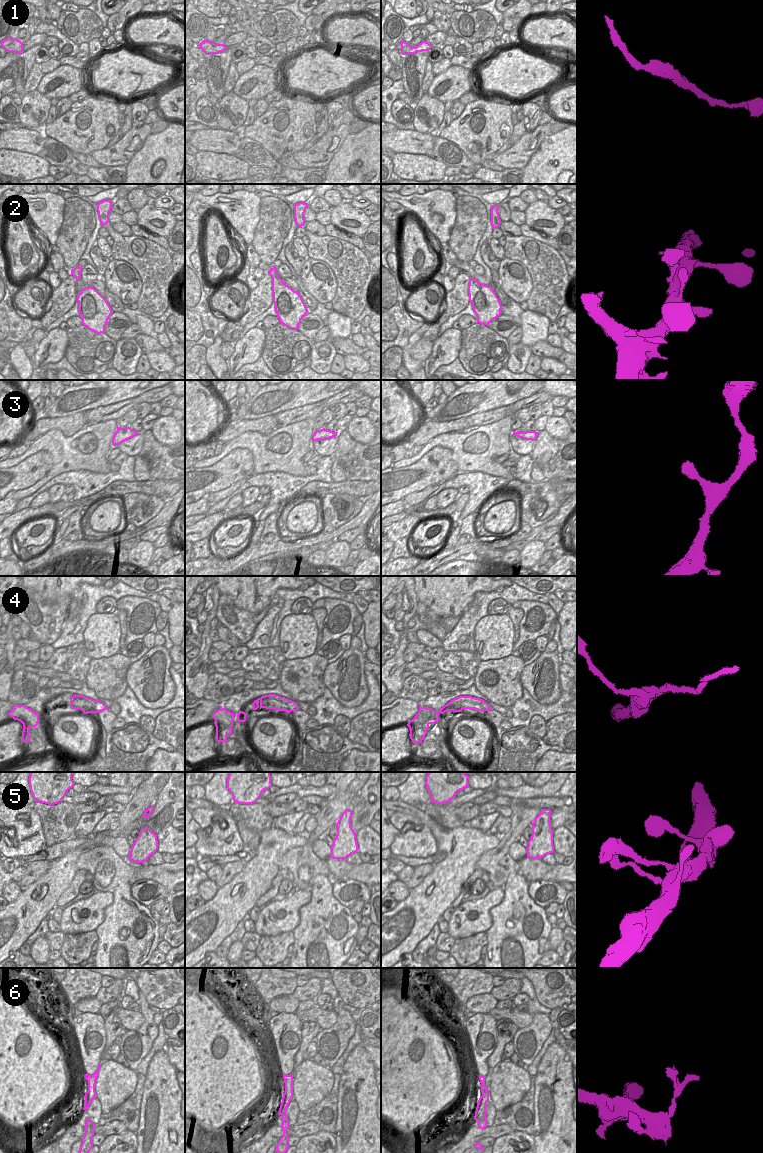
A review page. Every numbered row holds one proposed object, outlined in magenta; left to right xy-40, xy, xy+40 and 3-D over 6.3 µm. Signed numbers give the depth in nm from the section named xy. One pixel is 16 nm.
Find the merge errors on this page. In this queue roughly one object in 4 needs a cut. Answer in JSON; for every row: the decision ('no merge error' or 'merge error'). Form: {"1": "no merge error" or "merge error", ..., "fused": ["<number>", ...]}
{"1": "no merge error", "2": "no merge error", "3": "no merge error", "4": "merge error", "5": "no merge error", "6": "no merge error", "fused": ["4"]}

